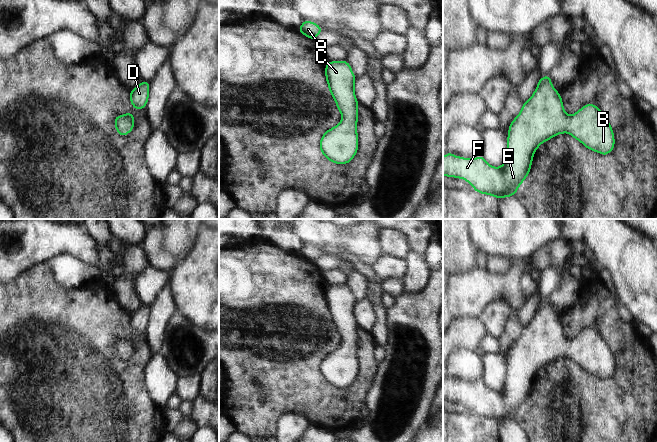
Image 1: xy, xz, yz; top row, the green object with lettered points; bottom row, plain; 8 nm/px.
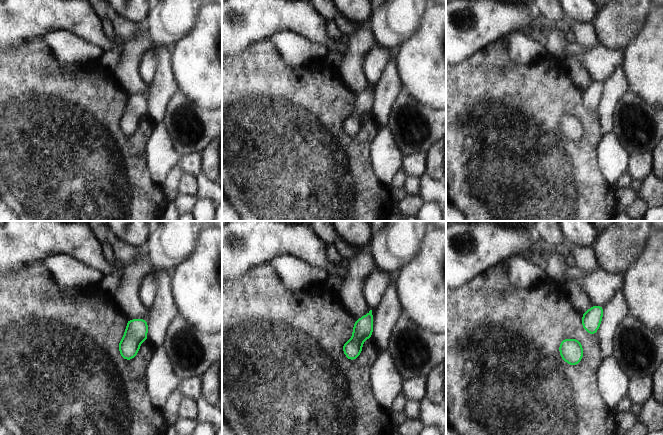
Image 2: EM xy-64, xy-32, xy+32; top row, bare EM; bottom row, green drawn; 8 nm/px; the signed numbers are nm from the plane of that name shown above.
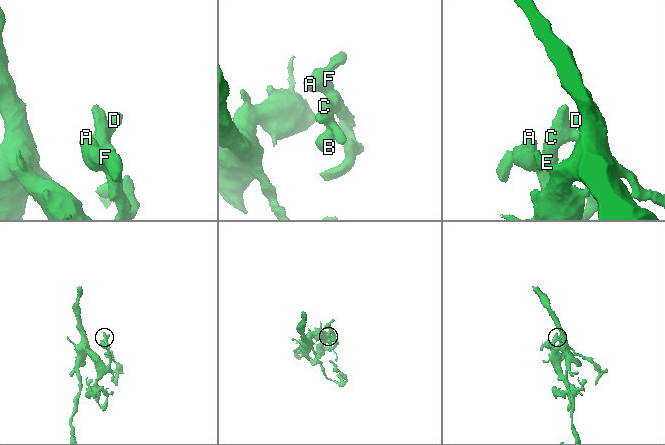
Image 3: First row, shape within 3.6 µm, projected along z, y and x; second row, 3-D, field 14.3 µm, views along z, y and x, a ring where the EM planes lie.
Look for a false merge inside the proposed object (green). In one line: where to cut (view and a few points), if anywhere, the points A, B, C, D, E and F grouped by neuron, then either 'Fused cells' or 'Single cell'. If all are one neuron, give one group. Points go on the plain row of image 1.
No split. Groups: A B C D E F. Single cell

